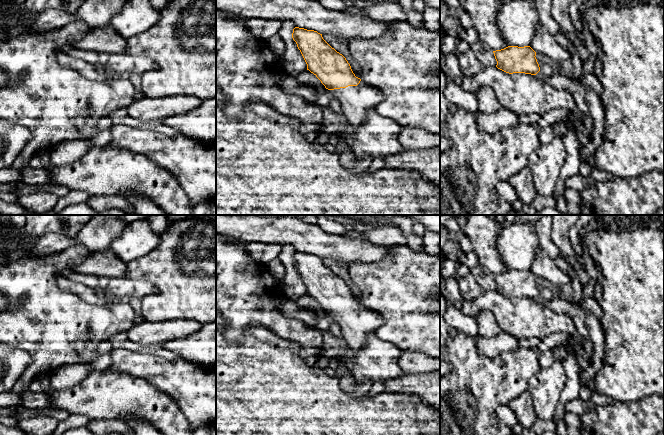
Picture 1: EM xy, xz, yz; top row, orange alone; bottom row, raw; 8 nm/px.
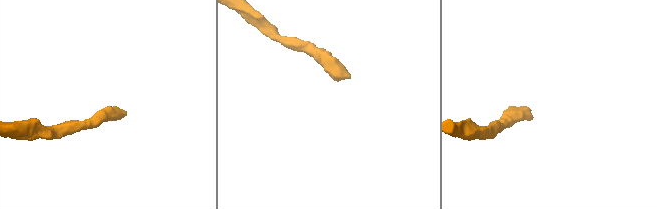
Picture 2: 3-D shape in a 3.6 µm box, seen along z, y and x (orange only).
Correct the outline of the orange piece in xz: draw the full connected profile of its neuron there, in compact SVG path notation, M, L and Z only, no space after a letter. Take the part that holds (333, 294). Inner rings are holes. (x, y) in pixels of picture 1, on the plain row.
M295 251L292 262L307 288L307 294L340 326L350 350L361 348L367 337L384 324L379 314L367 310L355 300L346 282L332 272L322 258Z

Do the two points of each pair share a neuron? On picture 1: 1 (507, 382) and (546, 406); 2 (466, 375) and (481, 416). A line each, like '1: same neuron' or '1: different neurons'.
1: different neurons
2: same neuron

